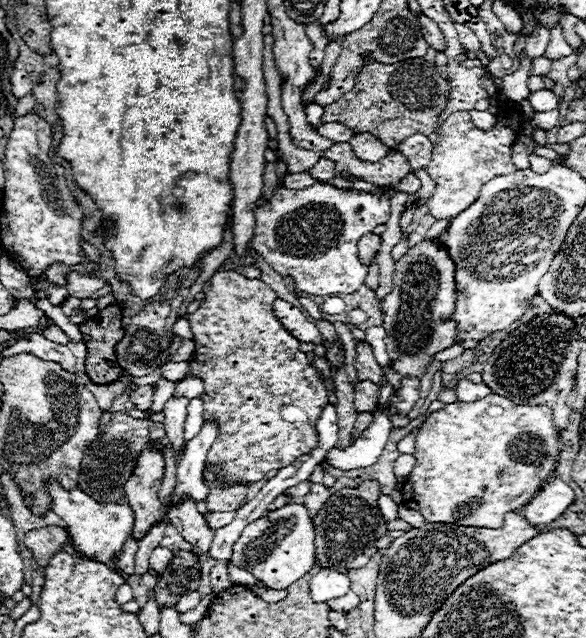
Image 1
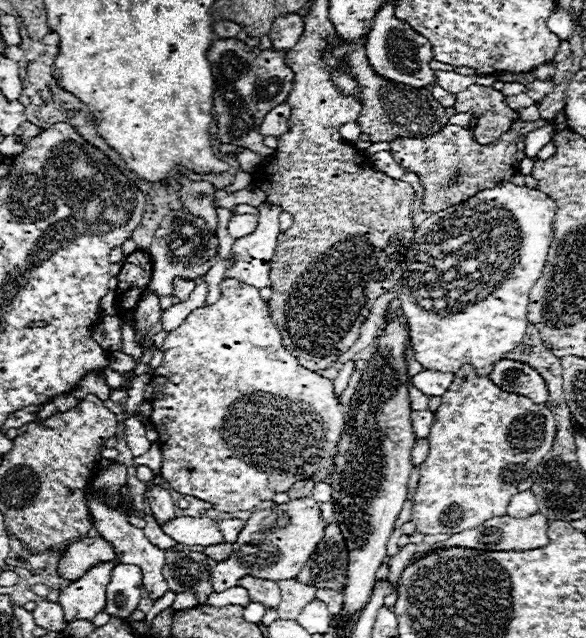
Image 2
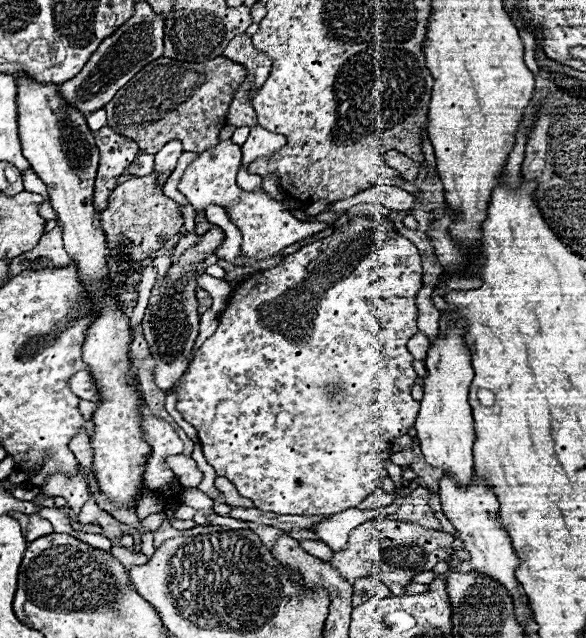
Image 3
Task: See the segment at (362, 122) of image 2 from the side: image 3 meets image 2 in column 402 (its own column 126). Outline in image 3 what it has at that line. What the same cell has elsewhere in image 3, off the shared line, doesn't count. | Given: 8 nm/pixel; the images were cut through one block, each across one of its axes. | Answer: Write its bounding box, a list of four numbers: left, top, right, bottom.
[104,56,246,154]

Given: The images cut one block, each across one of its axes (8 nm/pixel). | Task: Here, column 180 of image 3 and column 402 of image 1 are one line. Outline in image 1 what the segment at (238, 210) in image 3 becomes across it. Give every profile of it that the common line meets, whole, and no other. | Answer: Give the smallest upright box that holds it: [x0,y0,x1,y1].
[396,172,420,194]

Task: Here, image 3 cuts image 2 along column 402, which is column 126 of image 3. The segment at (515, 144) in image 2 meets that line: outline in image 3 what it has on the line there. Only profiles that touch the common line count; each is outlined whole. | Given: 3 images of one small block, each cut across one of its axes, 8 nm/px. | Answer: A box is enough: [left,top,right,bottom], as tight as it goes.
[94,126,138,212]

